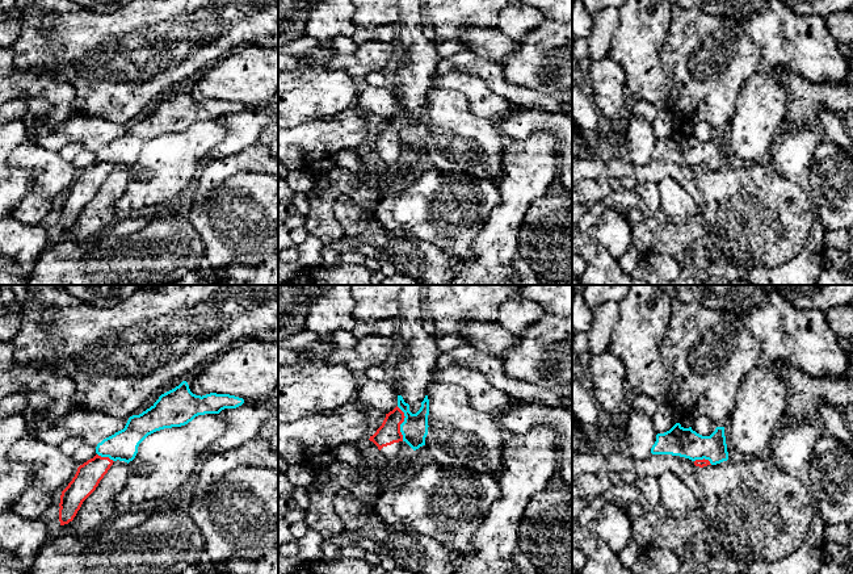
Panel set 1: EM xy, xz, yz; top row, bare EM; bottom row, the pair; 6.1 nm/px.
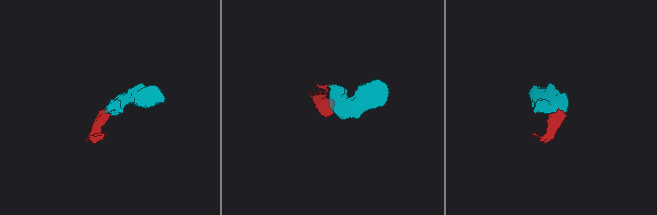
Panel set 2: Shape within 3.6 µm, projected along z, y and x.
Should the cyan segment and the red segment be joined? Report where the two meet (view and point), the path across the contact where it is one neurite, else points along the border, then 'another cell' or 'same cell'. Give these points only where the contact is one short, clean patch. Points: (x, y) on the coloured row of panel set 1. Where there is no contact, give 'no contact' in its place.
contact xz (402, 423); border xz (396, 406), (404, 417), (400, 424), (403, 440); another cell

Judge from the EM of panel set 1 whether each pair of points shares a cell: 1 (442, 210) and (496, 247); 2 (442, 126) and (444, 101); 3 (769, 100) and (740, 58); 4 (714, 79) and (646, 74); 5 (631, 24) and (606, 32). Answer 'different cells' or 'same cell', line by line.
1: different cells
2: same cell
3: different cells
4: different cells
5: different cells

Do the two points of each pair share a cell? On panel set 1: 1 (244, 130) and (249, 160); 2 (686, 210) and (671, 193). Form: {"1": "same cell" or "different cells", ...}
{"1": "different cells", "2": "same cell"}

